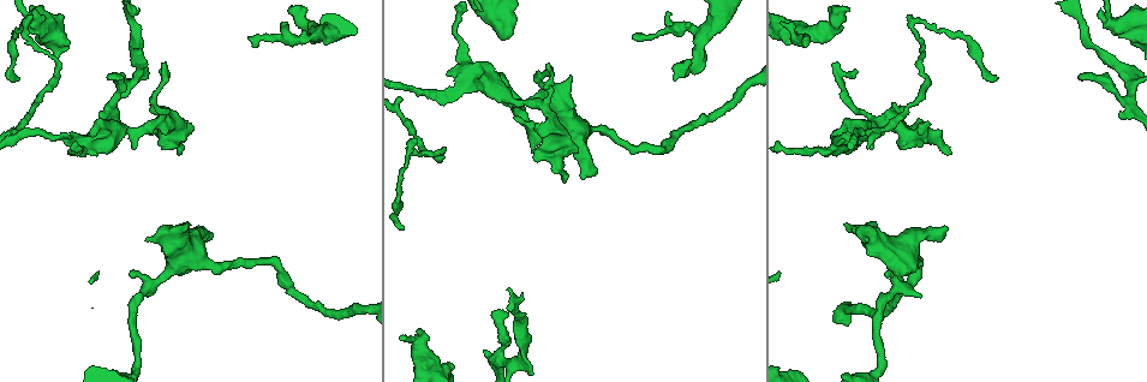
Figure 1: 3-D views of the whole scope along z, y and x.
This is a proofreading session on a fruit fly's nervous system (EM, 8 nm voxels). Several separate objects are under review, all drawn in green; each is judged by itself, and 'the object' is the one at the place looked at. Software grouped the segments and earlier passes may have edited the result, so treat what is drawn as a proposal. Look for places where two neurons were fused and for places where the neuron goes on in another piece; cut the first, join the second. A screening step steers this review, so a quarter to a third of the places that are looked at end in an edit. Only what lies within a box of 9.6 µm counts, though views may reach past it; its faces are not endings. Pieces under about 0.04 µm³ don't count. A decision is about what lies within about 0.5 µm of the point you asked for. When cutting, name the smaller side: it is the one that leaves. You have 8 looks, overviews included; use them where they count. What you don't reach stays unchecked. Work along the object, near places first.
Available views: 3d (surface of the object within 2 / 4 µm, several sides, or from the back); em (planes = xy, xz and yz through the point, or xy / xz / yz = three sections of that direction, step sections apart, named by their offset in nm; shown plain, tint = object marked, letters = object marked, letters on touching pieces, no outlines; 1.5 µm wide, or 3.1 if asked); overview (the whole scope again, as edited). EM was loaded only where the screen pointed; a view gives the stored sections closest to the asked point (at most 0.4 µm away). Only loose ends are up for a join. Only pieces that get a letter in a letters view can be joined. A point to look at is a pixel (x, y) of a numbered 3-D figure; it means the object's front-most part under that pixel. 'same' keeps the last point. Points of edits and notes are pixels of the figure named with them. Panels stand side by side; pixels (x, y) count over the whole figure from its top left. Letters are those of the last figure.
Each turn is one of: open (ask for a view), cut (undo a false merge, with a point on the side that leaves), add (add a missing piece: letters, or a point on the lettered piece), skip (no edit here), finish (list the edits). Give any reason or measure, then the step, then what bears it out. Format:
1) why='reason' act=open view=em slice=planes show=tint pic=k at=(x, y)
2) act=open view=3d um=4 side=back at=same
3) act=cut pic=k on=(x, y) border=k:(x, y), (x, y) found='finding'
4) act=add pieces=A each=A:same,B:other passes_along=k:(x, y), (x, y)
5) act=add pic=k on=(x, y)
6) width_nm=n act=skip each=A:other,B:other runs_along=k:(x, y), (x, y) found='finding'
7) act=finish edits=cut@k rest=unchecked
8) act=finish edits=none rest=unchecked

why='branch stops here' act=open view=3d um=4 pic=1 at=(533, 160)

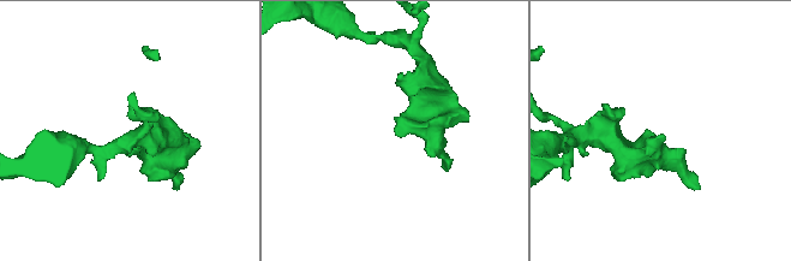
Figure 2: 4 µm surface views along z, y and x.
act=open view=em slice=planes show=tint pic=2 at=(661, 135)

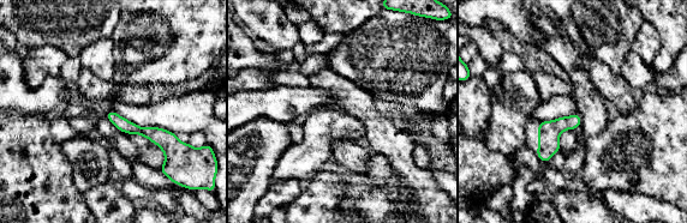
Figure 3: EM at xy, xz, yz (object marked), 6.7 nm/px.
why='what lies round it' act=open view=em slice=planes show=letters at=same

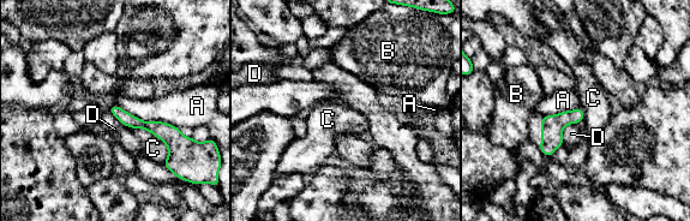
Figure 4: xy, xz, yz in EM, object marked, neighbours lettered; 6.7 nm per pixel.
act=skip each=A:other,B:other,C:other,D:other runs_along=4:(113, 109), (161, 130), (176, 145) found='none of them fits'

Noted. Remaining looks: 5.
why='tapers out' act=open view=em slice=xy step=8 show=tint pic=1 at=(548, 66)

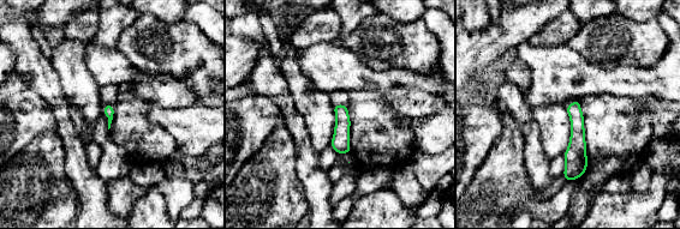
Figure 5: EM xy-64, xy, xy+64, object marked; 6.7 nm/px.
why='another direction' act=open view=em slice=planes show=letters at=same

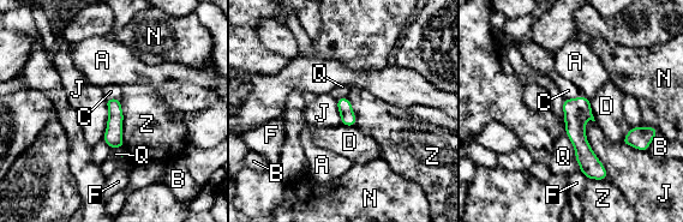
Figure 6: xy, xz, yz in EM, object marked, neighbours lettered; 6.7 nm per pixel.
act=add pieces=C each=A:other,B:other,C:same,D:other,F:other,J:other,N:other,Q:other,Z:other passes_along=6:(576, 112), (571, 100), (568, 90) found='it goes on there'

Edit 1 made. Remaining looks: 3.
why='free end' act=open view=3d um=4 pic=1 at=(514, 115)

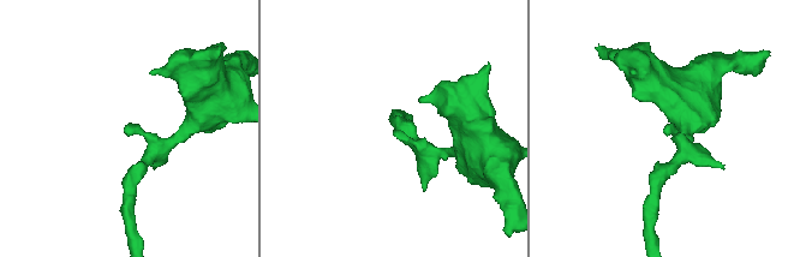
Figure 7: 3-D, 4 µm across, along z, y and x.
act=open view=em slice=planes show=tint pic=7 at=(127, 130)

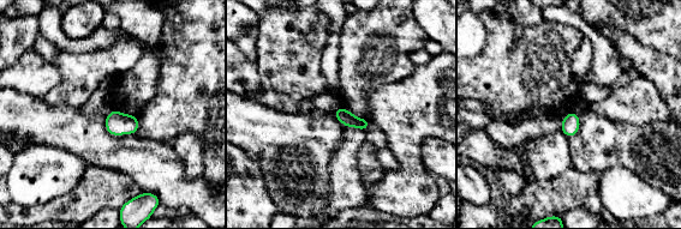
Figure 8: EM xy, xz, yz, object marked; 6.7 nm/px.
act=open view=em slice=planes show=letters at=same

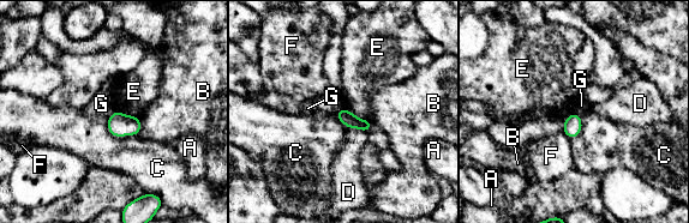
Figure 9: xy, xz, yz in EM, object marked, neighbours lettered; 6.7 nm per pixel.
act=skip each=A:other,B:other,C:other,D:other,E:other,F:other,G:other border=9:(107, 116), (113, 136), (136, 136) found='none of them fits'

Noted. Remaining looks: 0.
act=finish edits=add@6 rest=unchecked

